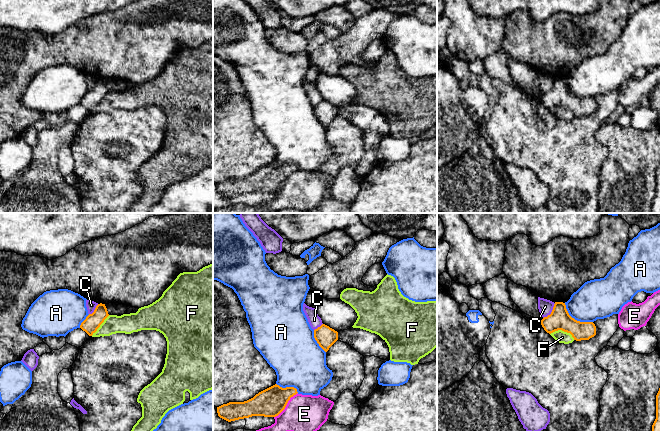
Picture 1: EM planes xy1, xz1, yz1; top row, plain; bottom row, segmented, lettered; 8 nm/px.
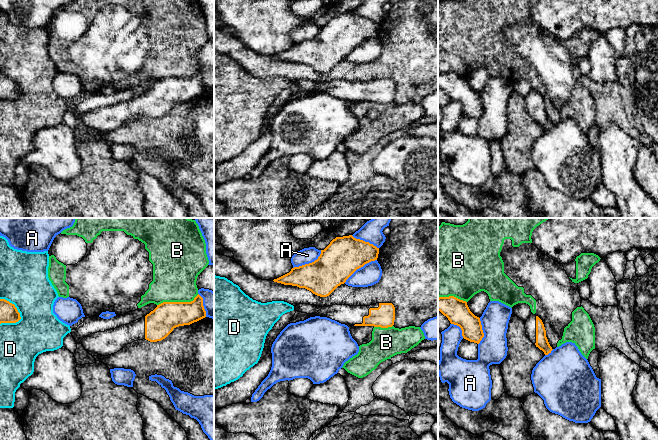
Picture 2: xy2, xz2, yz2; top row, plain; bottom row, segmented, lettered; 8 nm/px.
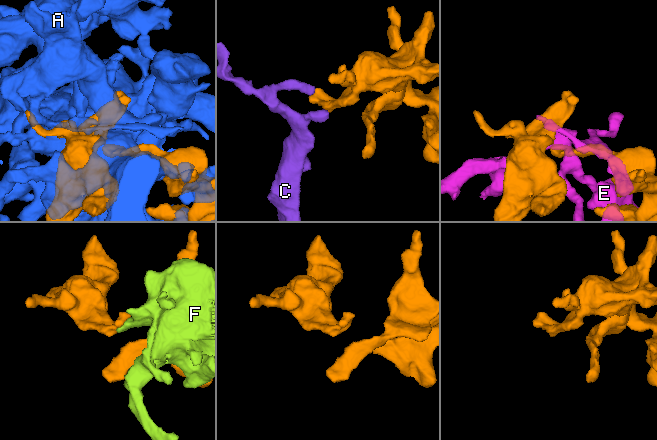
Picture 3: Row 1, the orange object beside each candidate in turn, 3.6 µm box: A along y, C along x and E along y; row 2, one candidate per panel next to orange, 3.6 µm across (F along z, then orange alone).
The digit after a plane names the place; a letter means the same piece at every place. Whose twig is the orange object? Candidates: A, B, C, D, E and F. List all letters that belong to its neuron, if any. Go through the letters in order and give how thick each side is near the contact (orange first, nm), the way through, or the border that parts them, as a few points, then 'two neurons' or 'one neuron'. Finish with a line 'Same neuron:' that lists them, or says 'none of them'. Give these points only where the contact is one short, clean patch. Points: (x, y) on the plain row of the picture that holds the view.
A: 170/320 nm | two neurons
B: 240/360 nm | two neurons
C: 170/120 nm | along yz1 (555, 79), (552, 87), (543, 94) | two neurons
D: 140/400 nm | two neurons
E: 220/320 nm | two neurons
F: 170/100 nm | two neurons
Same neuron: none of them

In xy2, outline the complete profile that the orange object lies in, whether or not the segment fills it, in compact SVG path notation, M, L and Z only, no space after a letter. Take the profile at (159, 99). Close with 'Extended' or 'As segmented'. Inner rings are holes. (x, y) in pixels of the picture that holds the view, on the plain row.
M198 70L191 78L163 78L146 92L115 105L84 113L79 119L92 132L117 129L127 120L146 115L165 115L174 104L190 101L206 93L203 74Z. Extended

